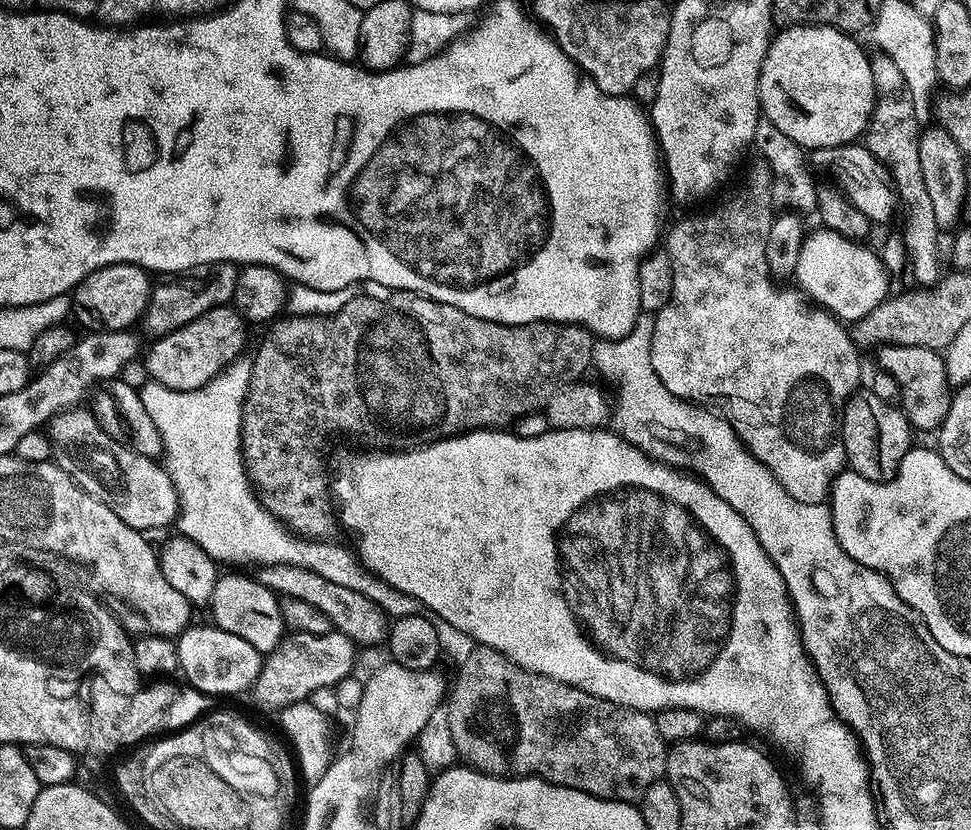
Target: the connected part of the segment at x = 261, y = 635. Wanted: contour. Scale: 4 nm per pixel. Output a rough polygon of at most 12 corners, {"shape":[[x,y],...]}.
{"shape":[[217,575],[211,623],[261,654],[286,635],[281,597]]}

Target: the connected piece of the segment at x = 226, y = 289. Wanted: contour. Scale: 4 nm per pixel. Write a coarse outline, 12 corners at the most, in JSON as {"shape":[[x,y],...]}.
{"shape":[[240,268],[152,290],[143,323],[159,338],[236,299]]}

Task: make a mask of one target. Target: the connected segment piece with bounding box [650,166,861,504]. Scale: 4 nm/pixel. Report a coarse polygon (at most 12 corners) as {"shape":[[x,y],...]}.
{"shape":[[771,170],[669,232],[650,362],[798,502],[861,349],[772,281]]}

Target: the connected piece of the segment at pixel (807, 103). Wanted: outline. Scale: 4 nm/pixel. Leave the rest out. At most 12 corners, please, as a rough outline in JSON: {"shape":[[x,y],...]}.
{"shape":[[836,28],[773,35],[760,111],[804,150],[859,141],[869,53]]}

